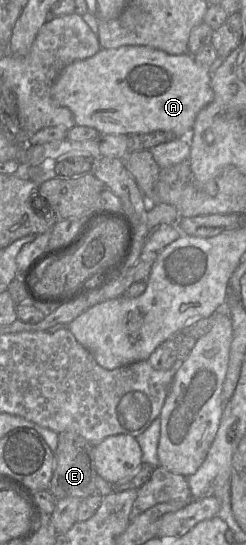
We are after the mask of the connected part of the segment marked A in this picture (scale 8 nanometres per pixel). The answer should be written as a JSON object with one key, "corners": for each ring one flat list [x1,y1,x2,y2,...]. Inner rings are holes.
{"corners":[[121,46,117,49,100,49,94,56,71,63,65,67,51,88,51,97,59,105,68,108,74,117,77,126,85,126,96,129,101,135,136,135,148,134,156,131,173,133,177,138,187,138,193,129,198,113,209,105,214,99,211,88,211,74,208,69,196,63,193,56,188,53,182,55,170,55,161,50,148,46]]}

